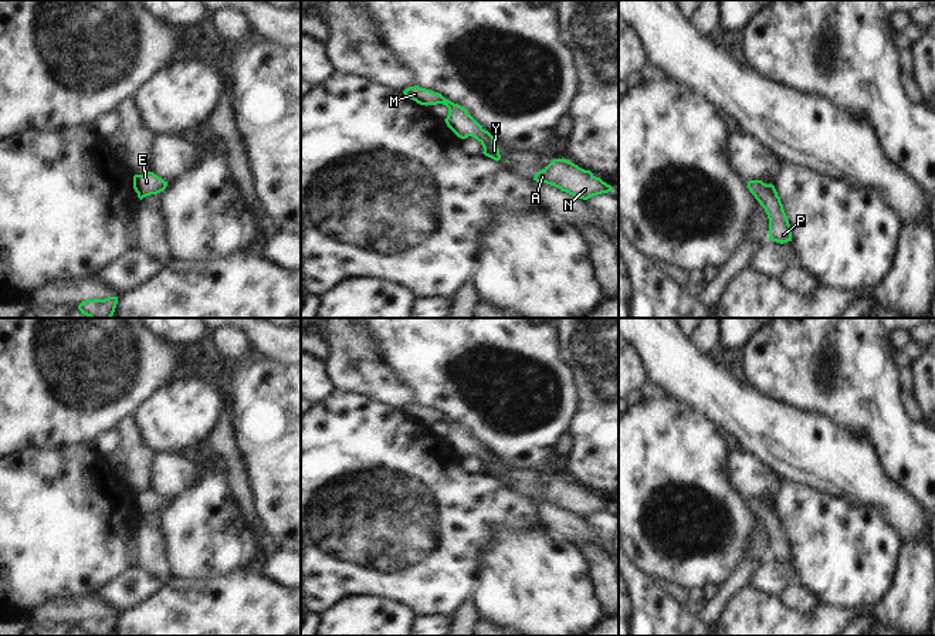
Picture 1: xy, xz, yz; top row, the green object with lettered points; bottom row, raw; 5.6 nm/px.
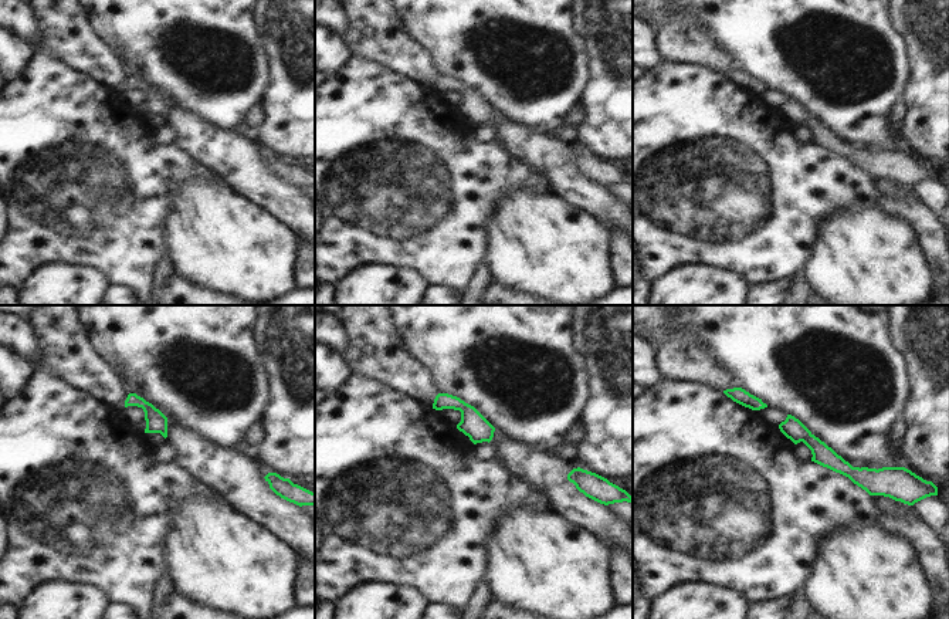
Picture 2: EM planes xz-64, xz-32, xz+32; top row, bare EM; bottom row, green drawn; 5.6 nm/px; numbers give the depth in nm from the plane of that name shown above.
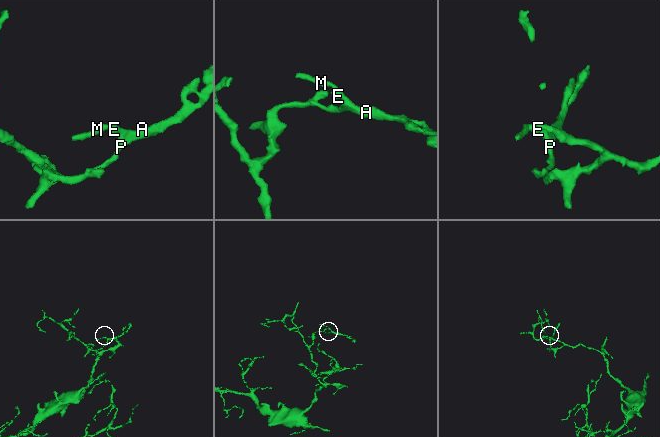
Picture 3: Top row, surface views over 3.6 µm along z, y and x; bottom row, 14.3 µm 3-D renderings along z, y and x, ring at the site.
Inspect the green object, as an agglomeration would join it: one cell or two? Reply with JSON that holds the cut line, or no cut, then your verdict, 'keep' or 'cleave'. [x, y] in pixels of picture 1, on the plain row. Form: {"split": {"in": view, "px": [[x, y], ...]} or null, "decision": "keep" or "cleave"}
{"split": null, "decision": "keep"}

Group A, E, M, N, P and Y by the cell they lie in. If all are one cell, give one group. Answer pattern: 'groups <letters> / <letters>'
groups A E M N P Y

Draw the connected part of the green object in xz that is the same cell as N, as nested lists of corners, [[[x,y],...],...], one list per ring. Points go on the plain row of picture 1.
[[[553,477],[545,487],[536,490],[533,498],[546,501],[575,515],[587,518],[612,510],[612,504],[566,477]]]

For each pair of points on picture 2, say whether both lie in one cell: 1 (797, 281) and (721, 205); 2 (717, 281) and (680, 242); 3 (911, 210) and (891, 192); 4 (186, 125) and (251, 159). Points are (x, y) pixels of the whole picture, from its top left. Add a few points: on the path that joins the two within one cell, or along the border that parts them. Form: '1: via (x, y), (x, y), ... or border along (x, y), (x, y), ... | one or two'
1: border along (800, 269), (789, 280) | two
2: border along (668, 270), (705, 263), (734, 273) | two
3: border along (912, 192), (890, 205) | two
4: via (202, 141), (236, 159) | one

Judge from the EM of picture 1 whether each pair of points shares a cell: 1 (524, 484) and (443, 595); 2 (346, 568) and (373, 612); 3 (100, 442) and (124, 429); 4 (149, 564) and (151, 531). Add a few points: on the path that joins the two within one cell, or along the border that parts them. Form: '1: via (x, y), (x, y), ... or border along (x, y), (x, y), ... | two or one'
1: border along (498, 479), (527, 496), (534, 503), (538, 518) | two
2: border along (395, 598), (349, 595), (338, 599), (331, 606) | two
3: border along (114, 428), (118, 436), (118, 446) | two
4: via (149, 555), (149, 540) | one

